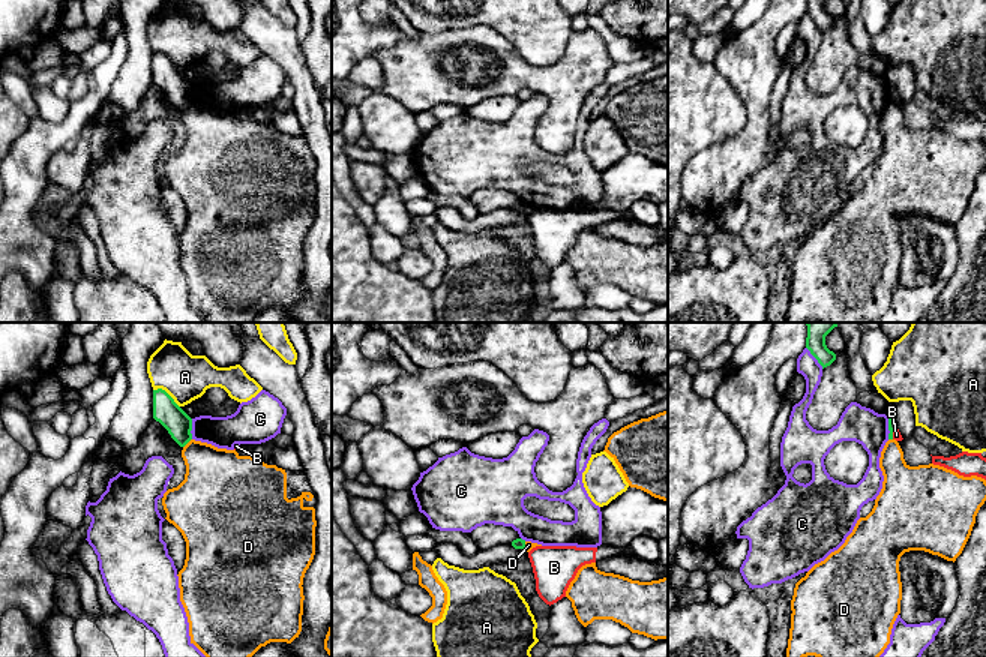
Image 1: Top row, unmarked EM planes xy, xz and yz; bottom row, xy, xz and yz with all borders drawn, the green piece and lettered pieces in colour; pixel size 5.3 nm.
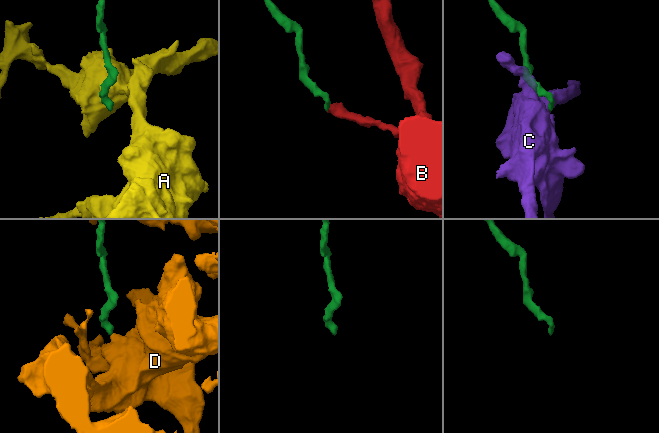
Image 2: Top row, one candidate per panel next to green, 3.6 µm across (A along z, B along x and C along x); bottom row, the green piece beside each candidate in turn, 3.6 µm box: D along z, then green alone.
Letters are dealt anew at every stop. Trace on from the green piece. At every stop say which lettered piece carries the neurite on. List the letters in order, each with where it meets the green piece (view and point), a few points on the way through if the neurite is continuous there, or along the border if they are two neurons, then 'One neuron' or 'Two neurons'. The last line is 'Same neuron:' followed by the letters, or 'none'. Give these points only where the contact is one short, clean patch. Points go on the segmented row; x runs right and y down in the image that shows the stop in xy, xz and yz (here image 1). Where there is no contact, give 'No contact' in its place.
A: Touches green at xy (167, 393). Boundary: xy (153, 389), (162, 389), (179, 407). Two neurons
B: Touches green at yz (893, 431). Boundary: yz (896, 426), (892, 438). Two neurons
C: Touches green at yz (814, 356). Two neurons
D: Touches green at xy (188, 441). Boundary: xy (191, 438), (183, 447). Two neurons
Same neuron: none

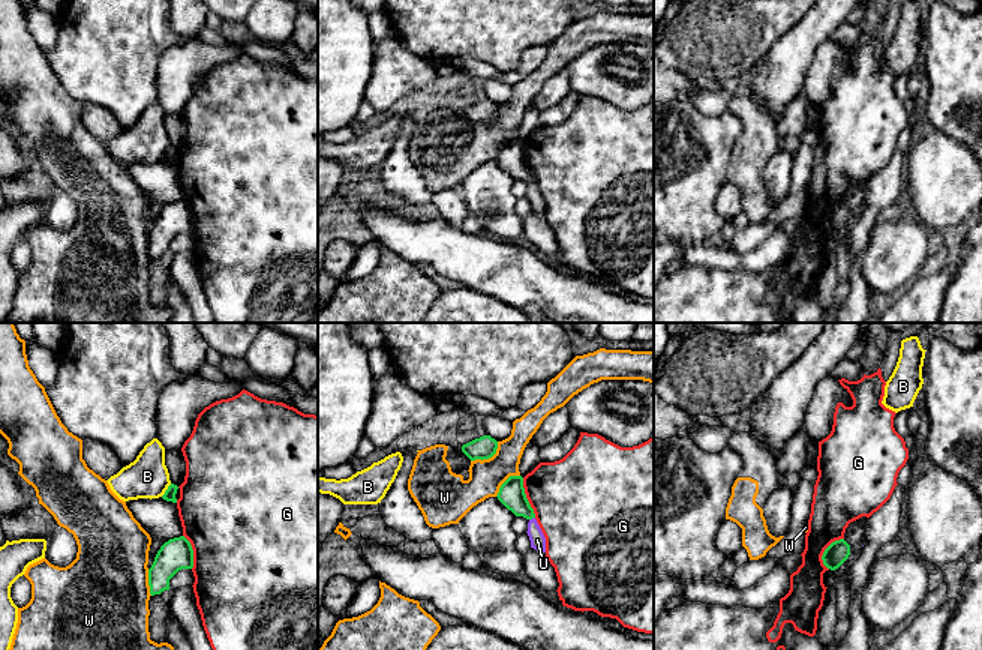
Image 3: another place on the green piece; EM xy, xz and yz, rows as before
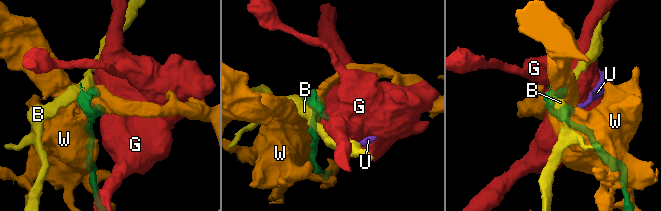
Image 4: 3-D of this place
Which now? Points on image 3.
B: Touches green at xy (167, 490). Boundary: xy (171, 484), (161, 496). Two neurons
G: Touches green at xz (525, 497). Boundary: xz (522, 478), (525, 497), (535, 517). Two neurons
U: Touches green at xz (531, 518). Path across: xz (511, 494), (531, 518), (537, 539). One neuron
W: Touches green at xz (488, 458). Two neurons
Same neuron: U

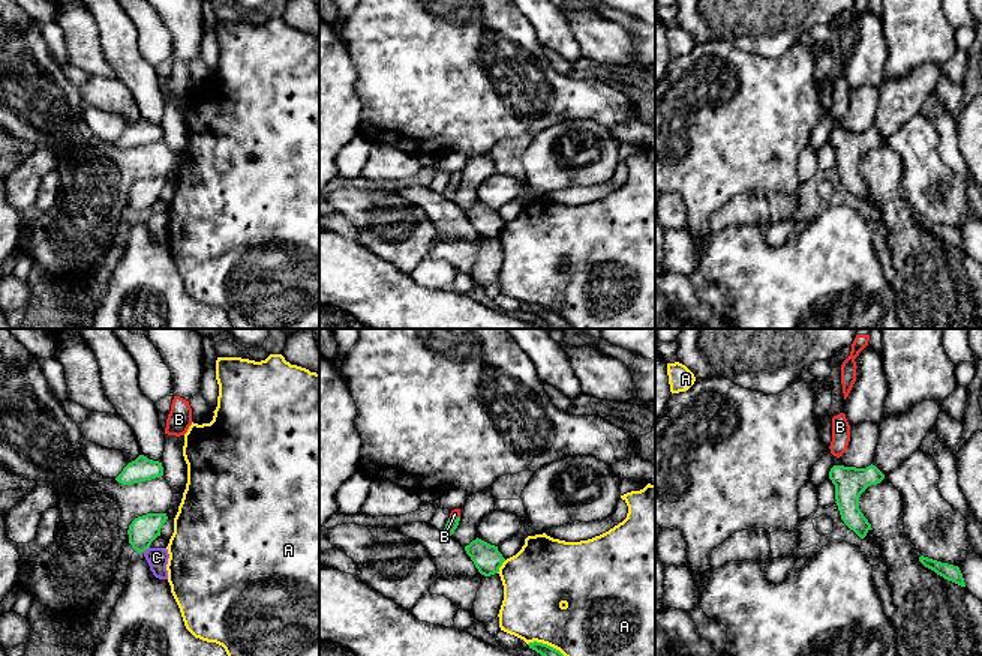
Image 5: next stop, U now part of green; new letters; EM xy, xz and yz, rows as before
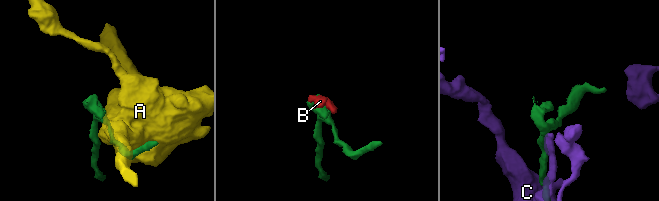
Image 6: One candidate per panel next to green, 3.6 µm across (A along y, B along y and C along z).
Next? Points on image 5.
A: Touches green at xz (501, 565). Two neurons
B: Touches green at xz (456, 518). Path across: xz (452, 524), (456, 518), (455, 514). One neuron
C: Touches green at xy (146, 548). Boundary: xy (149, 547), (143, 551). Two neurons
Same neuron: B

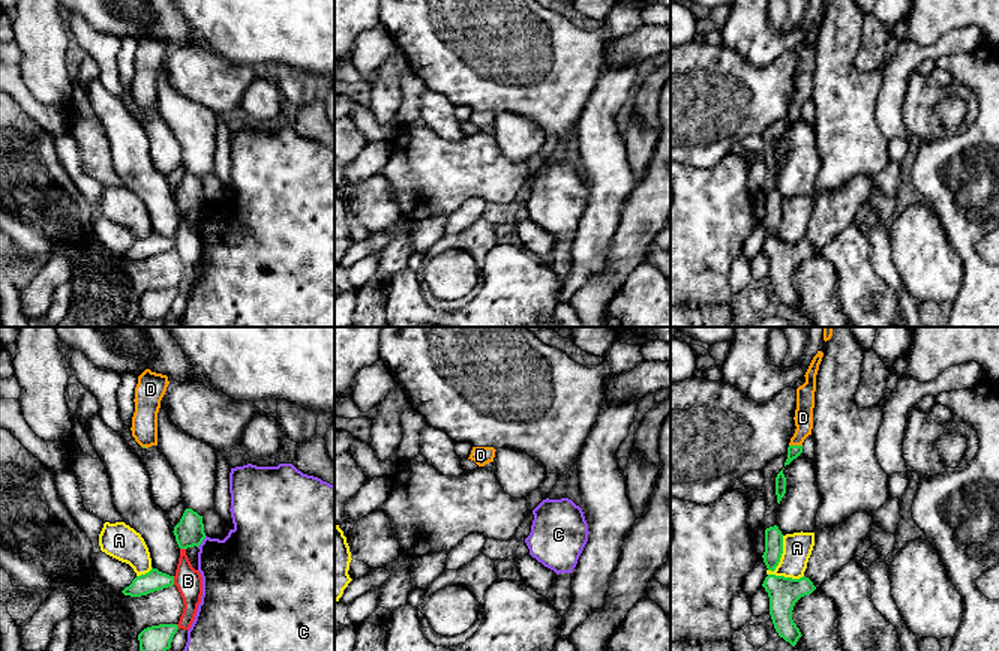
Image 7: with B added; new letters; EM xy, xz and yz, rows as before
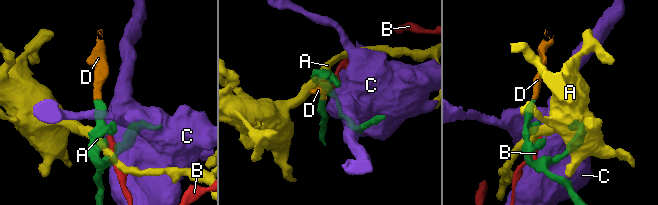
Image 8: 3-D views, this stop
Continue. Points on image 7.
A: Touches green at yz (776, 566). Boundary: yz (783, 536), (783, 552), (773, 572), (798, 579). Two neurons
B: Touches green at xy (173, 581). Two neurons
C: Touches green at xy (201, 542). Two neurons
D: Touches green at yz (795, 446). Path across: yz (794, 452), (795, 446), (803, 431), (803, 417). One neuron
Same neuron: D

